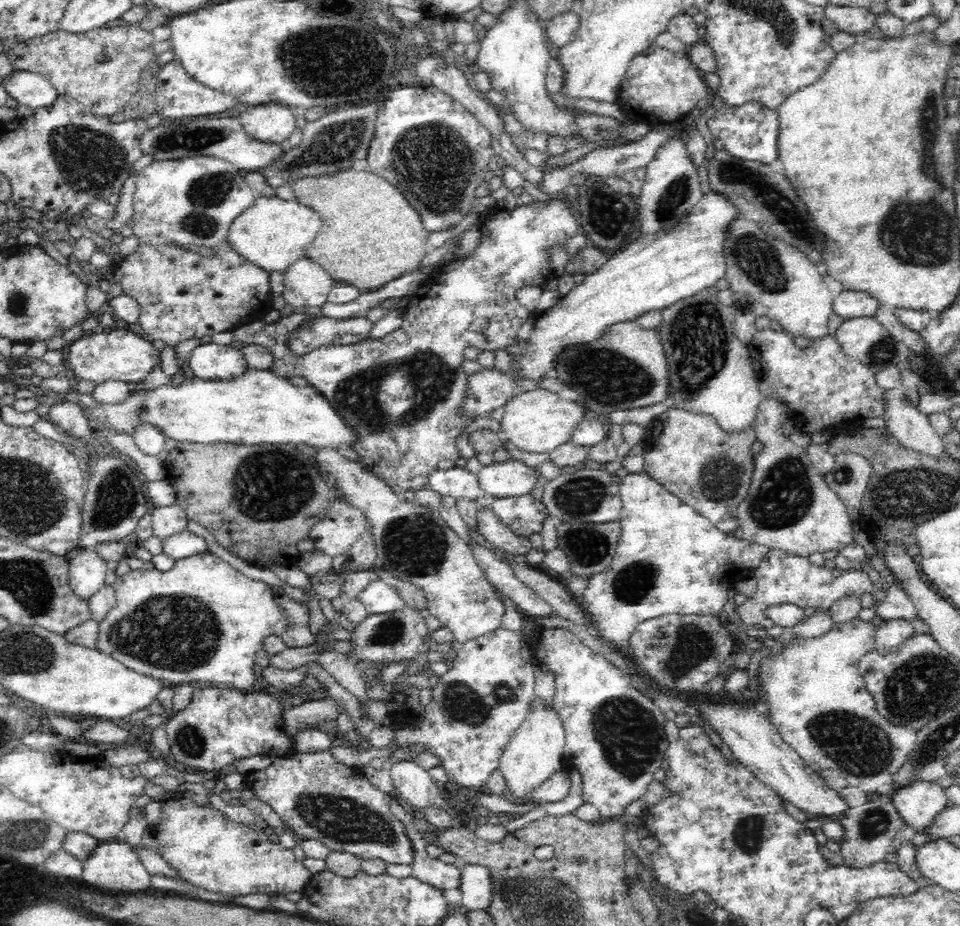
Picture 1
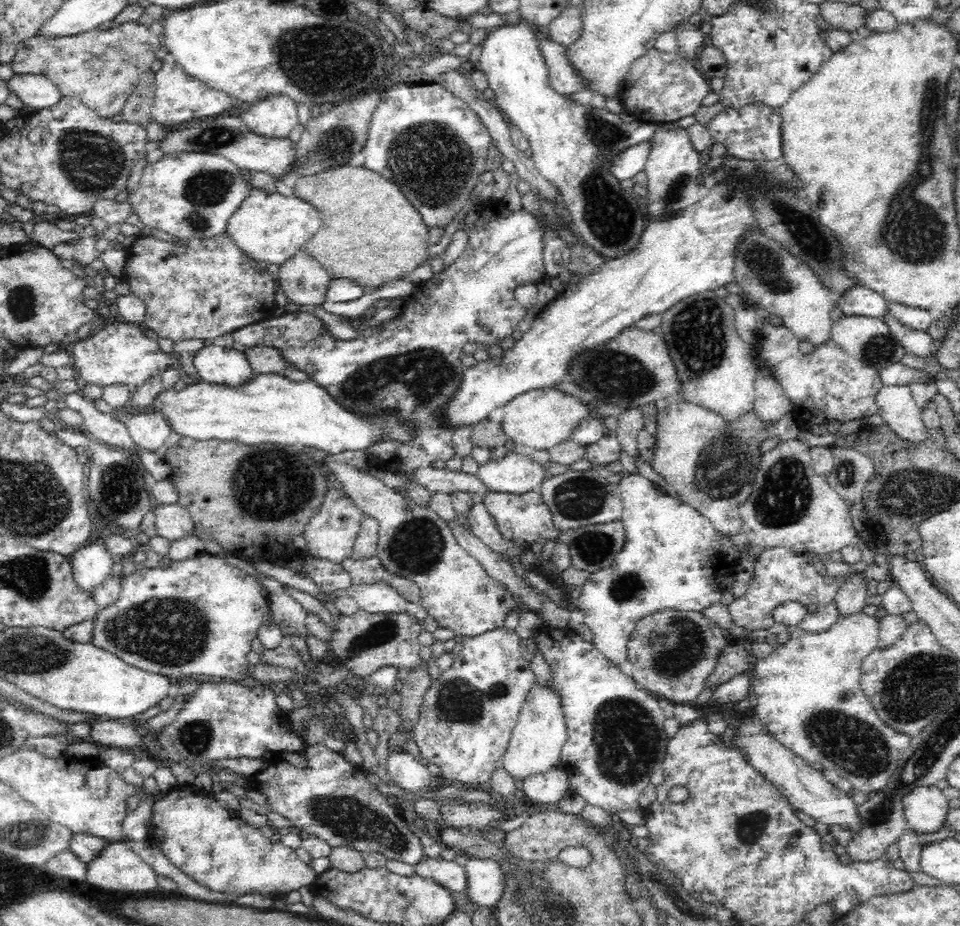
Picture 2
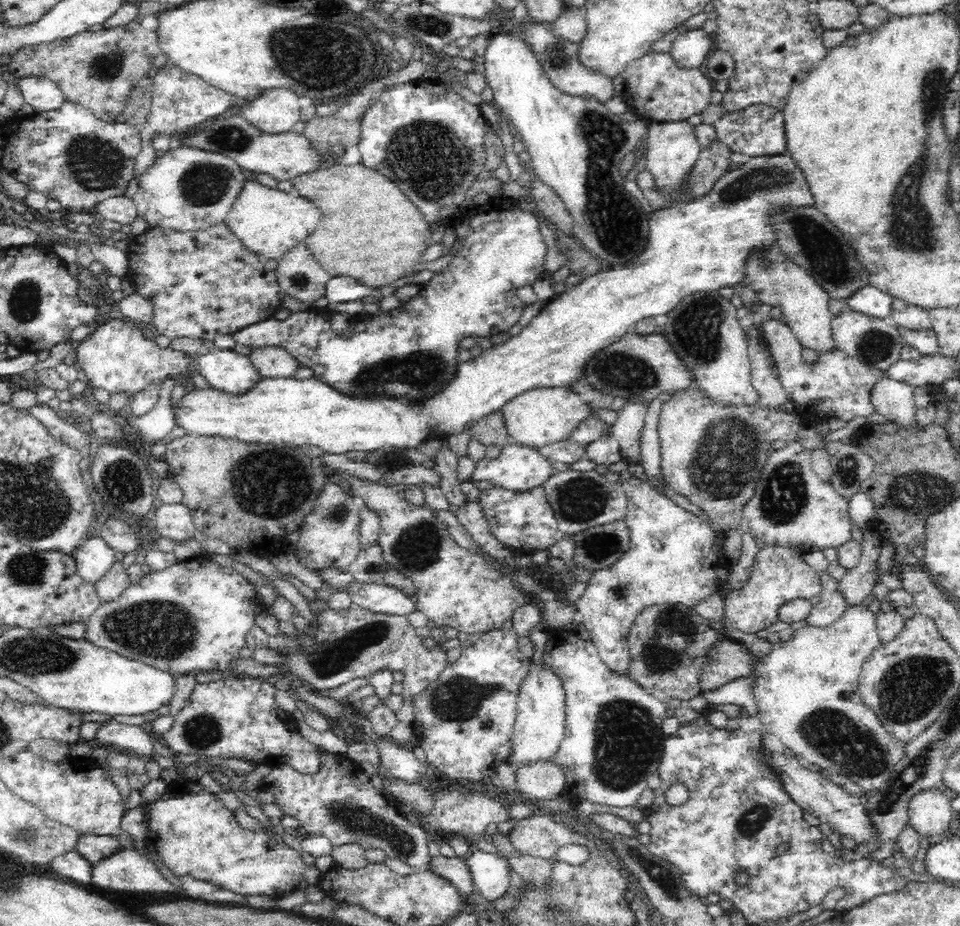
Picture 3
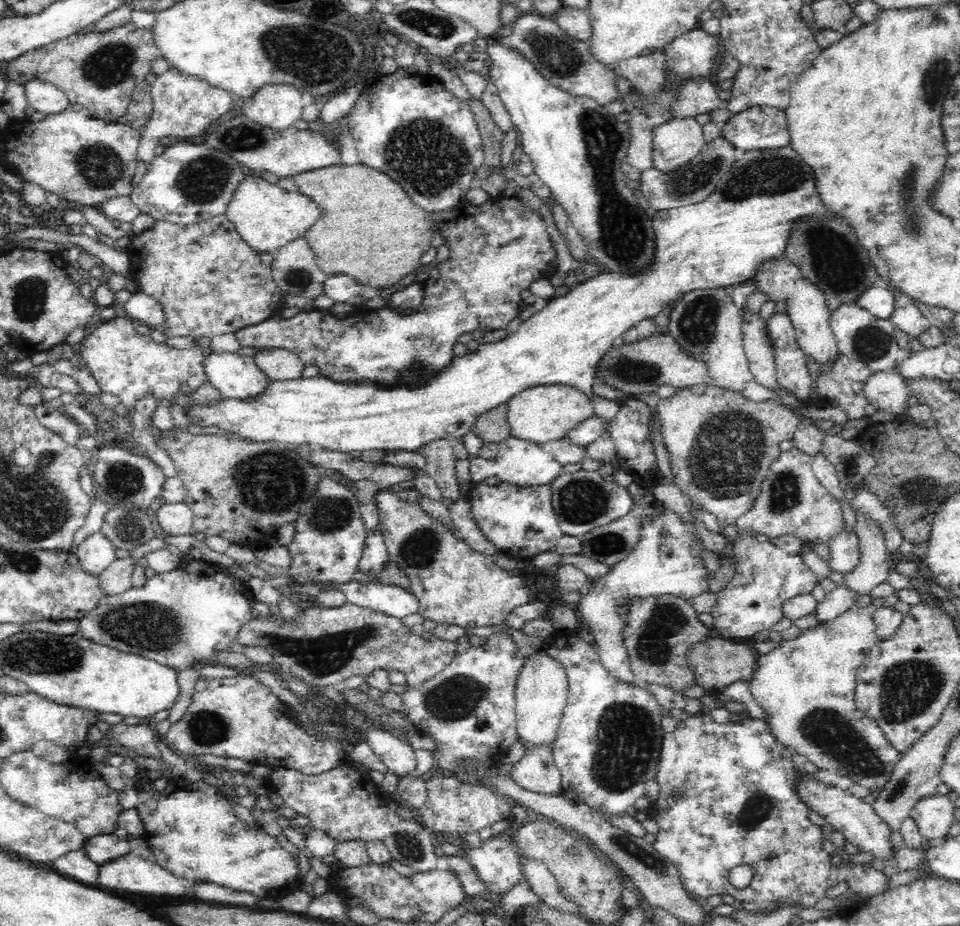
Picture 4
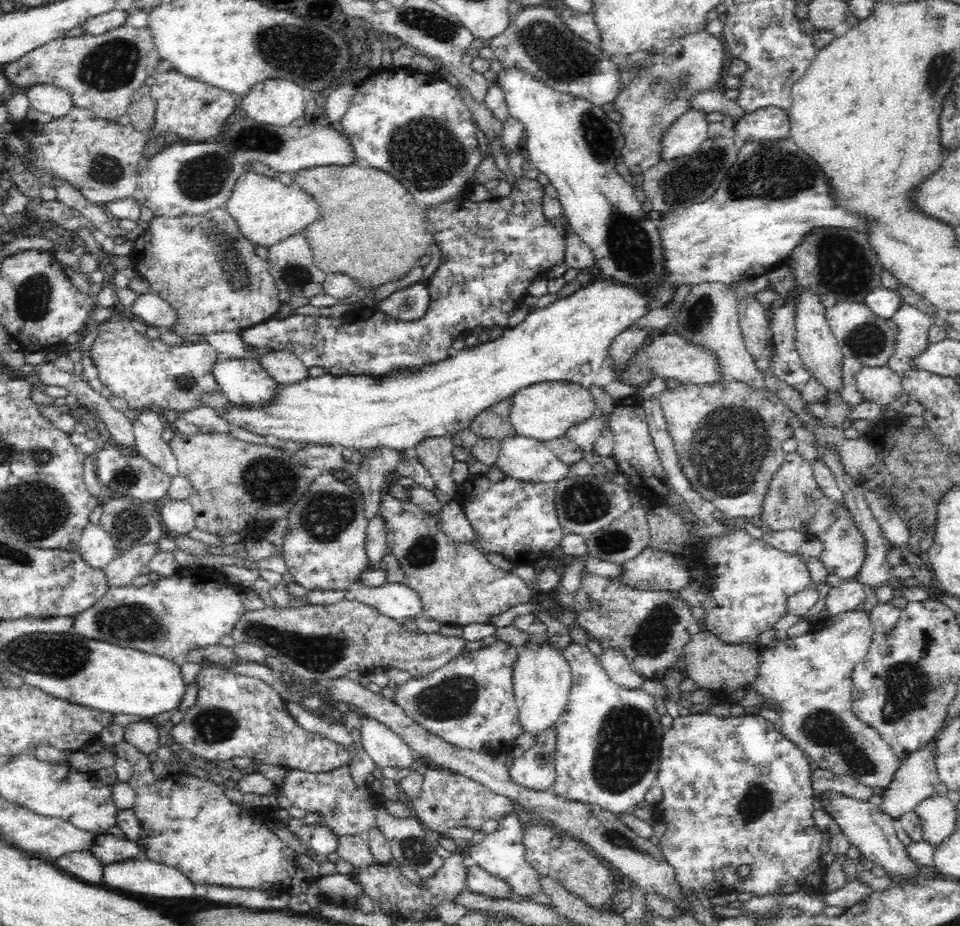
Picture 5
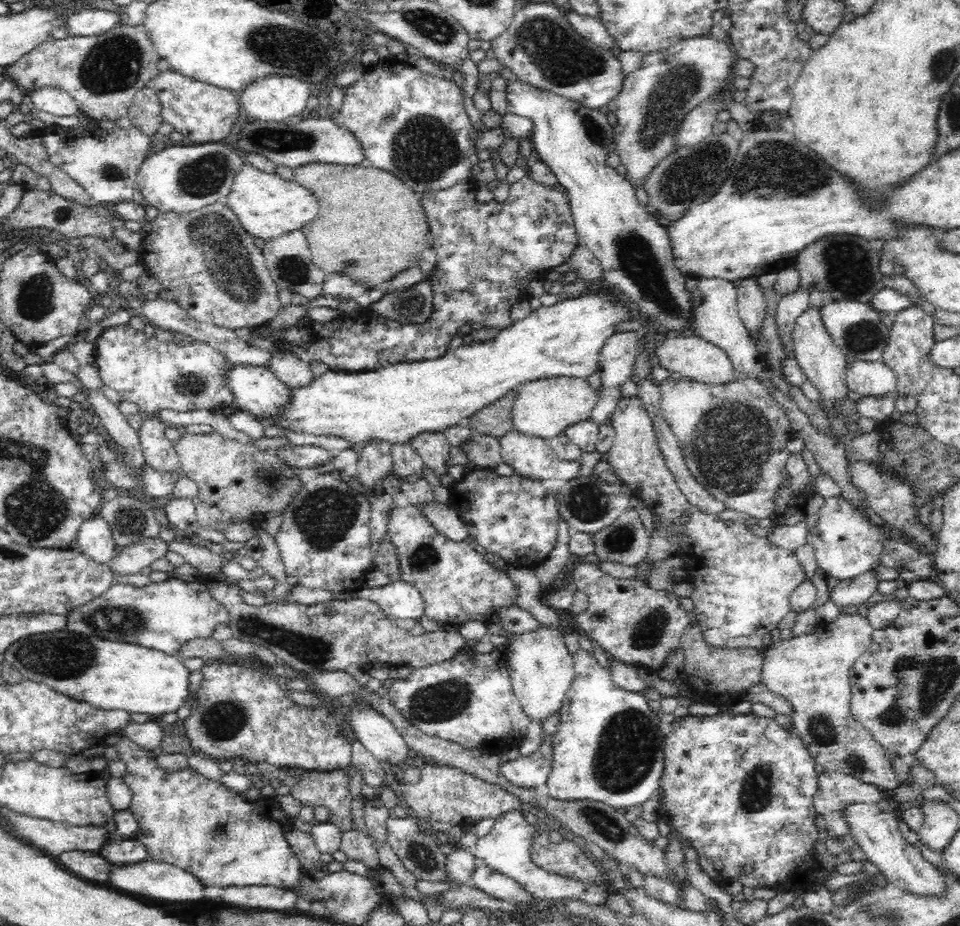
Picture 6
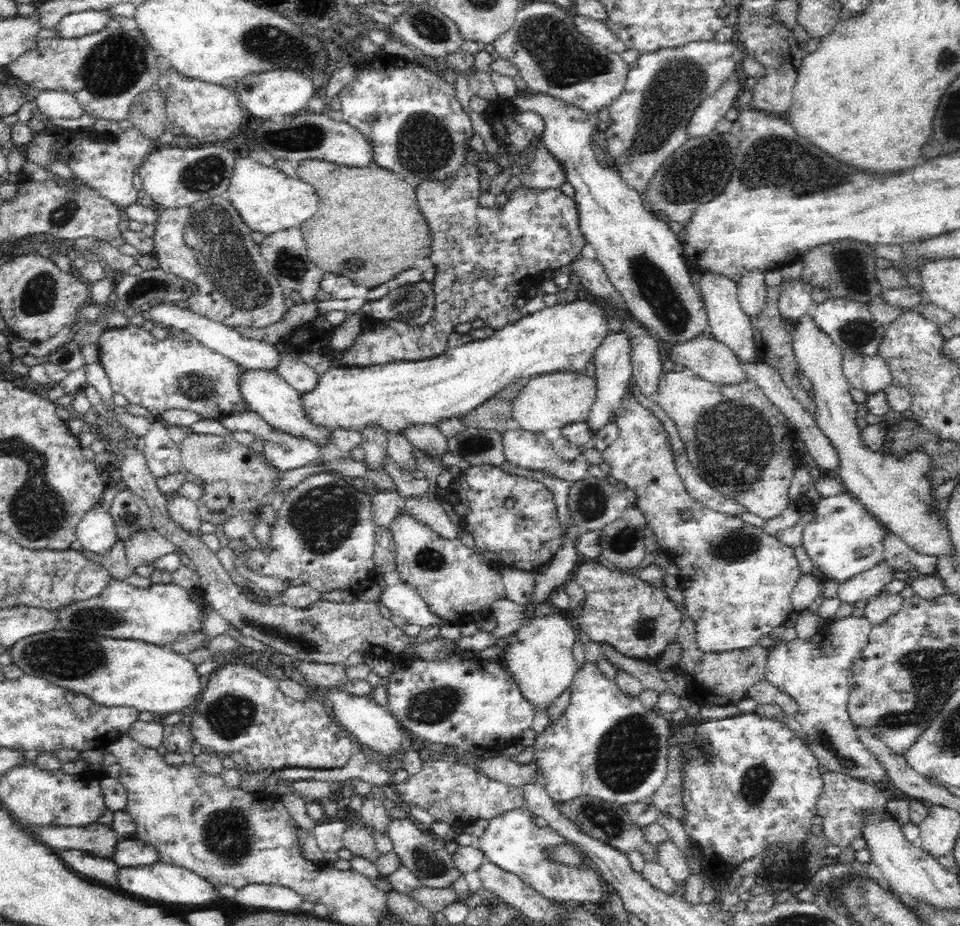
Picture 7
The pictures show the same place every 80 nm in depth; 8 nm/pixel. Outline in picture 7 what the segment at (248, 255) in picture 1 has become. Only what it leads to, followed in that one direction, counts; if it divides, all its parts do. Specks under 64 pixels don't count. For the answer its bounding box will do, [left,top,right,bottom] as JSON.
[225,154,318,235]

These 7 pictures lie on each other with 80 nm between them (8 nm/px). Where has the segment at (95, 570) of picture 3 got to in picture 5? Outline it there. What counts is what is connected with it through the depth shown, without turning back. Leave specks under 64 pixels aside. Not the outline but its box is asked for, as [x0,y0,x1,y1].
[75,523,117,568]

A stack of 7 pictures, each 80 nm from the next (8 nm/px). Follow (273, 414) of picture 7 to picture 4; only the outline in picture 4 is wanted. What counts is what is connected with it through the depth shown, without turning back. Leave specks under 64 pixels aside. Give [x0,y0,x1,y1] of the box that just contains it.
[204,352,271,400]

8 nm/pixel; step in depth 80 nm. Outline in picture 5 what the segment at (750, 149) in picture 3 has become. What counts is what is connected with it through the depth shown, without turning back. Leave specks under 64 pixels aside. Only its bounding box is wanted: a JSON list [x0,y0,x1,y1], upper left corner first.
[730,108,790,142]

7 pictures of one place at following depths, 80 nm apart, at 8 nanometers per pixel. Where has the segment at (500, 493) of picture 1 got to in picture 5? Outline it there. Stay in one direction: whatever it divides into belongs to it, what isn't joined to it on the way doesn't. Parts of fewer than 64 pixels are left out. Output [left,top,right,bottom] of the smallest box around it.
[465,434,572,484]

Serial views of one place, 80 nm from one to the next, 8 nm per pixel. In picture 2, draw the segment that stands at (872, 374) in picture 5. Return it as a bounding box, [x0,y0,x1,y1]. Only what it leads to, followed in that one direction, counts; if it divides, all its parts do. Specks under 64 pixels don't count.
[874,384,933,443]

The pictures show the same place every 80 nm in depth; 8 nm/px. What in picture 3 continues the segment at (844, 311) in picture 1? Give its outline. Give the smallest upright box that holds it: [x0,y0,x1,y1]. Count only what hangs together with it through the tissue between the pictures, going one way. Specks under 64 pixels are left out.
[846,284,893,319]

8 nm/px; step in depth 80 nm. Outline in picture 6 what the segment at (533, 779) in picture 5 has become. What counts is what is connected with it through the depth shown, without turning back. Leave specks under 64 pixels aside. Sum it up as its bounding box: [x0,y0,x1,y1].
[499,709,561,790]

